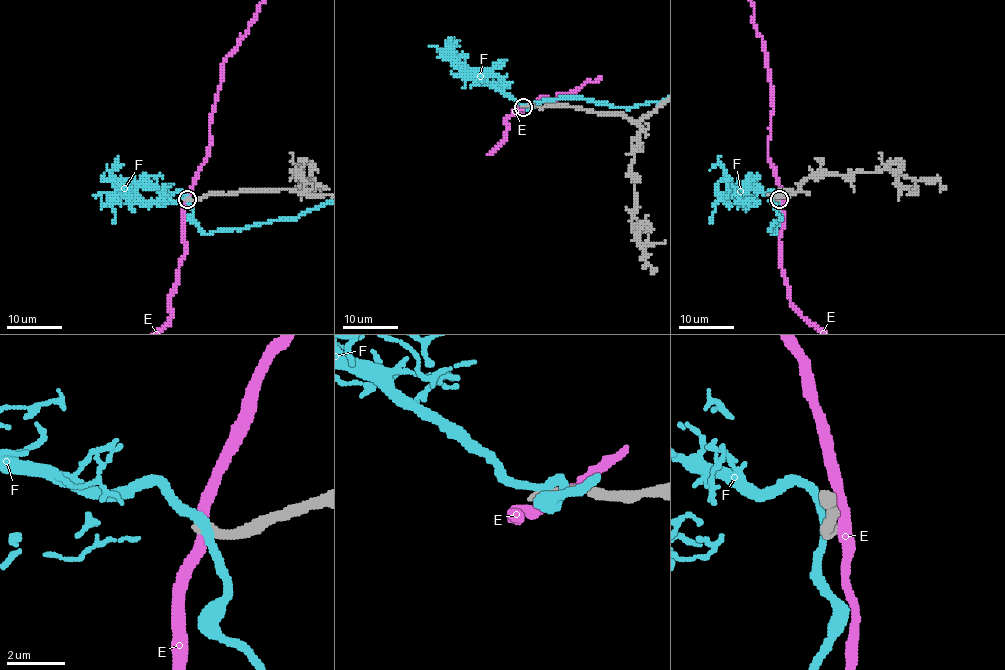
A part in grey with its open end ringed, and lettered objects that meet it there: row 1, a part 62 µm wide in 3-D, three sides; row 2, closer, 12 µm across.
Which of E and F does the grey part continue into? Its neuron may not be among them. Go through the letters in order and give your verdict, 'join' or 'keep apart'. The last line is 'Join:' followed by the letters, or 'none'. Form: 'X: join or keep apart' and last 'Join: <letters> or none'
E: keep apart
F: keep apart
Join: none

